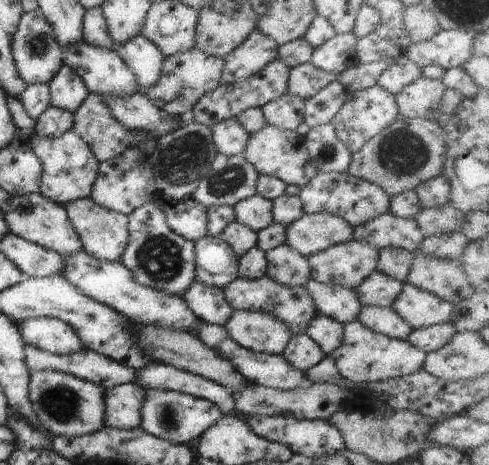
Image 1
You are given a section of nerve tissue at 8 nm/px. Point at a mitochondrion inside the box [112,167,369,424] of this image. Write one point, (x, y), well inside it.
(160, 257)

